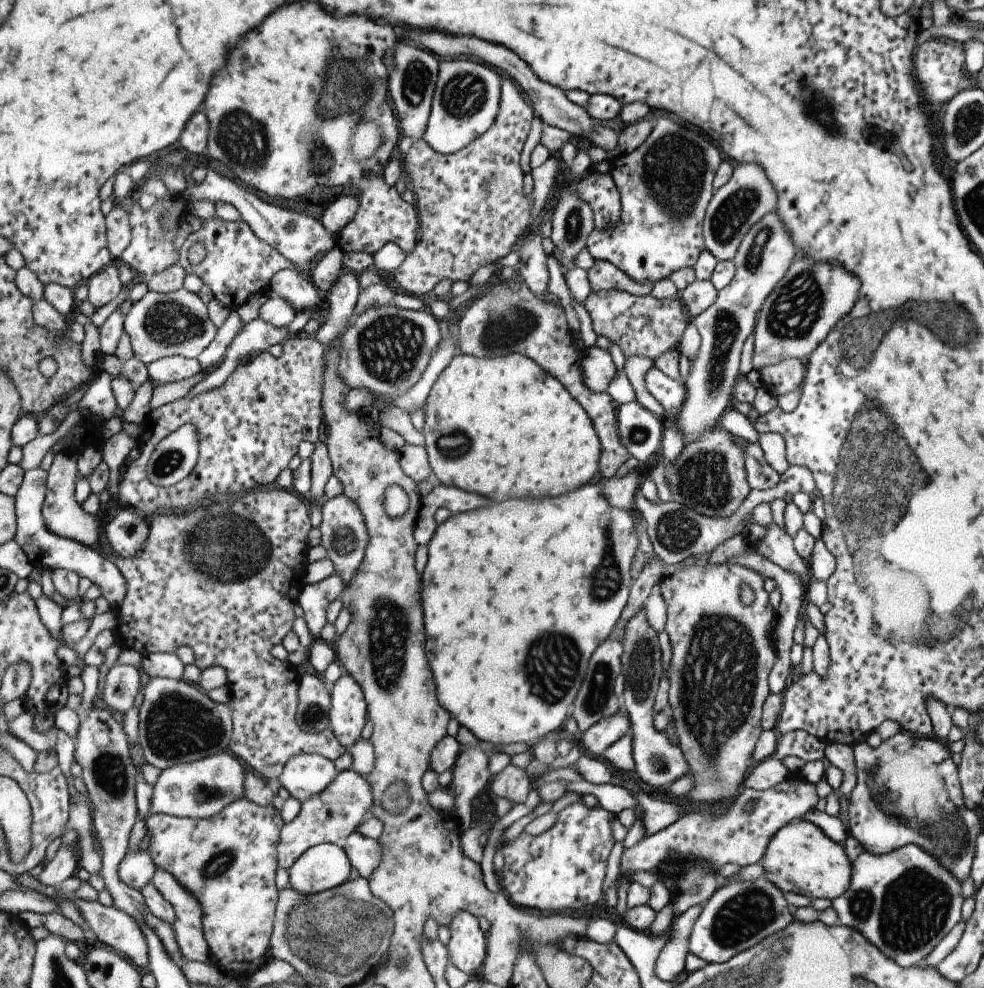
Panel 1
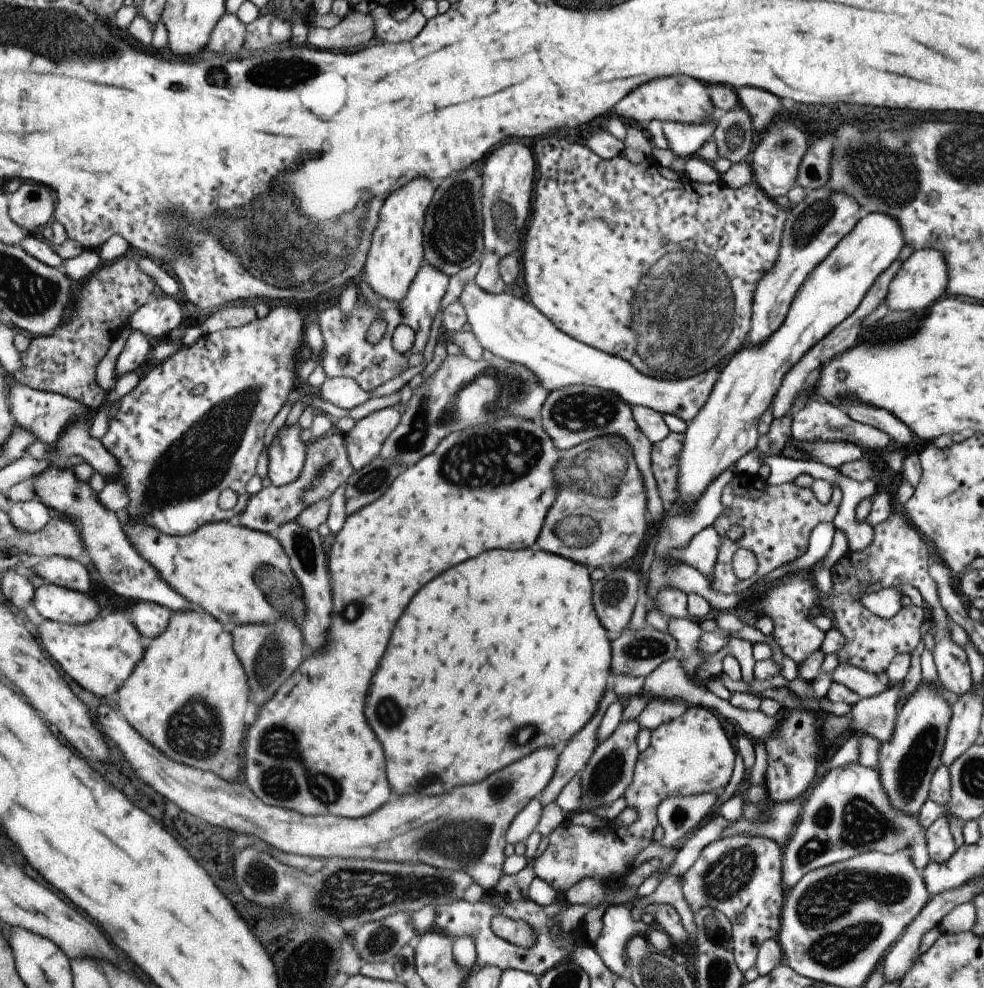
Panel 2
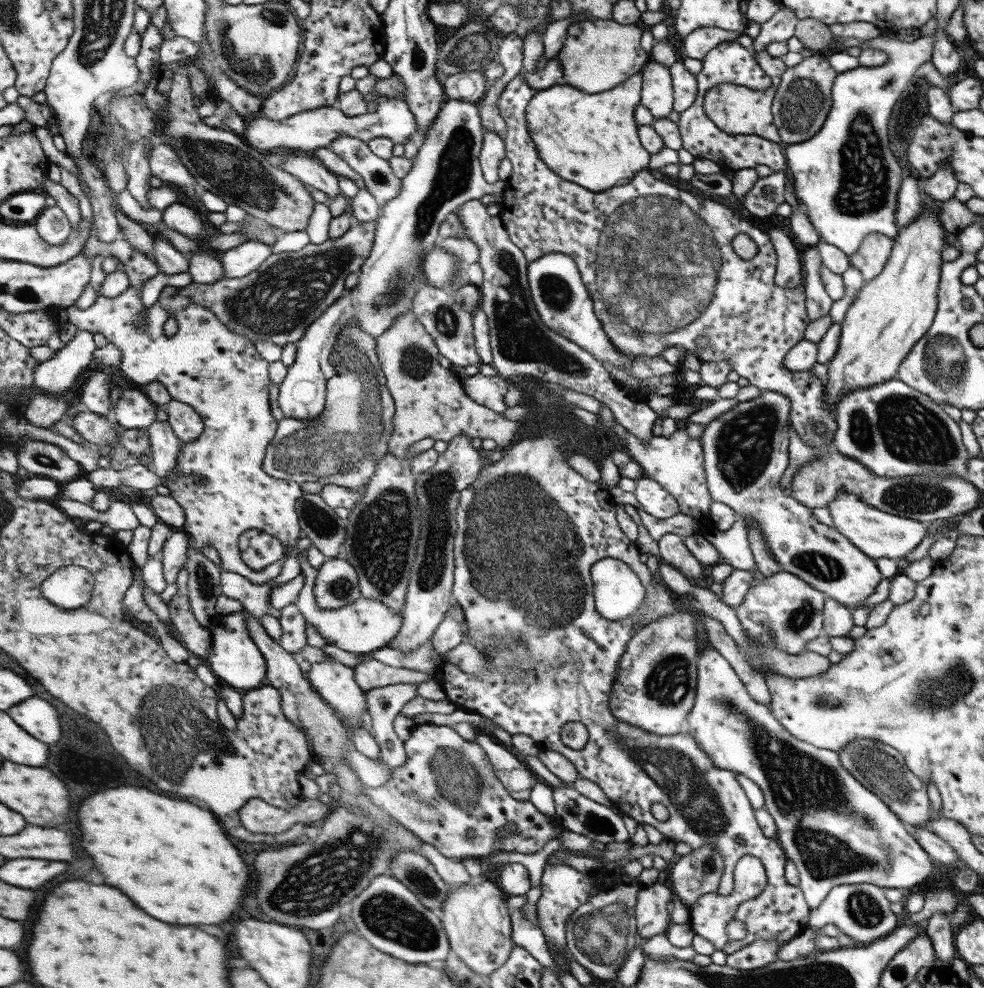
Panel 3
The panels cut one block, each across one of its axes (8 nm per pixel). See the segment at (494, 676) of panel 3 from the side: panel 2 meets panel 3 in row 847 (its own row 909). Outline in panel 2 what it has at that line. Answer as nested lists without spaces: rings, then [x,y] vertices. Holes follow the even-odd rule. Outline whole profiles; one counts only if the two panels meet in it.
[[[757,836],[719,838],[707,844],[679,878],[683,900],[689,904],[693,916],[701,908],[711,908],[723,912],[731,922],[731,948],[737,968],[745,972],[749,966],[755,966],[759,946],[765,940],[775,940],[779,934],[781,906],[785,900],[781,886],[781,848],[775,842]],[[737,912],[745,914],[741,924],[733,922]]]

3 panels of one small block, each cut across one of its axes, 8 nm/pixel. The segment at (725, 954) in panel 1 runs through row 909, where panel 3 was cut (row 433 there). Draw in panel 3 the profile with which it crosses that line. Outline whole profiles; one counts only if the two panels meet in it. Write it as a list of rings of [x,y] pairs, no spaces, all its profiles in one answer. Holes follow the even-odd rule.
[[[761,392],[757,398],[749,402],[739,402],[735,408],[731,408],[727,414],[721,414],[715,422],[709,422],[701,434],[701,448],[705,456],[705,478],[709,486],[709,494],[713,502],[727,504],[735,510],[735,514],[743,516],[747,524],[755,524],[771,550],[773,560],[779,564],[781,572],[793,574],[801,578],[807,586],[813,590],[825,594],[825,598],[831,598],[839,602],[843,608],[861,608],[863,602],[875,592],[877,584],[883,580],[875,560],[861,554],[861,550],[845,538],[841,532],[837,532],[833,526],[825,526],[817,520],[817,516],[791,498],[783,488],[777,488],[777,480],[781,478],[785,466],[787,466],[787,420],[789,420],[789,402],[781,394],[775,392]]]

